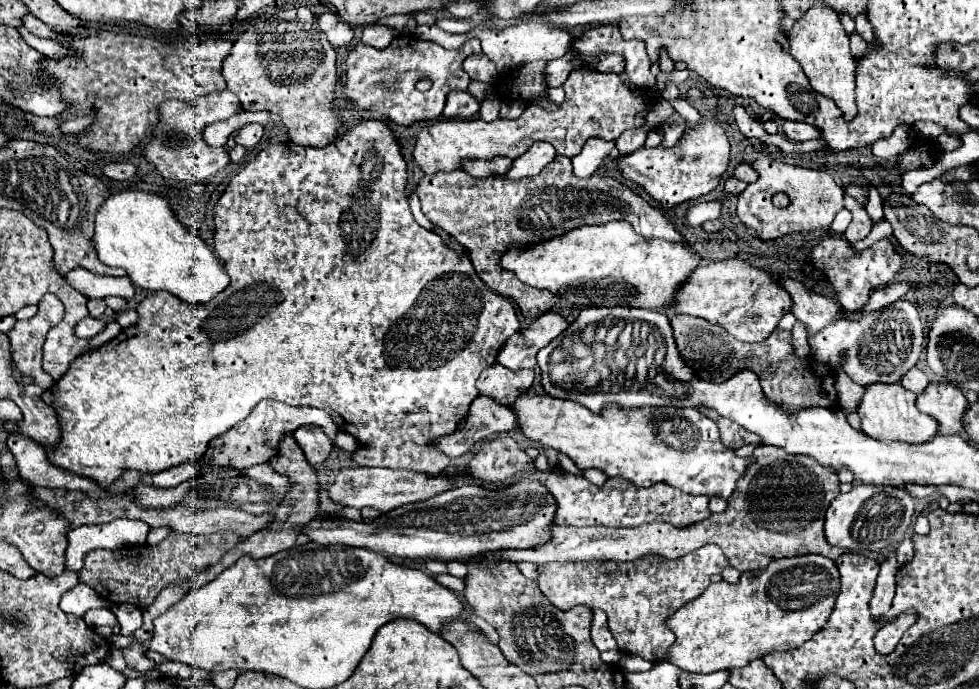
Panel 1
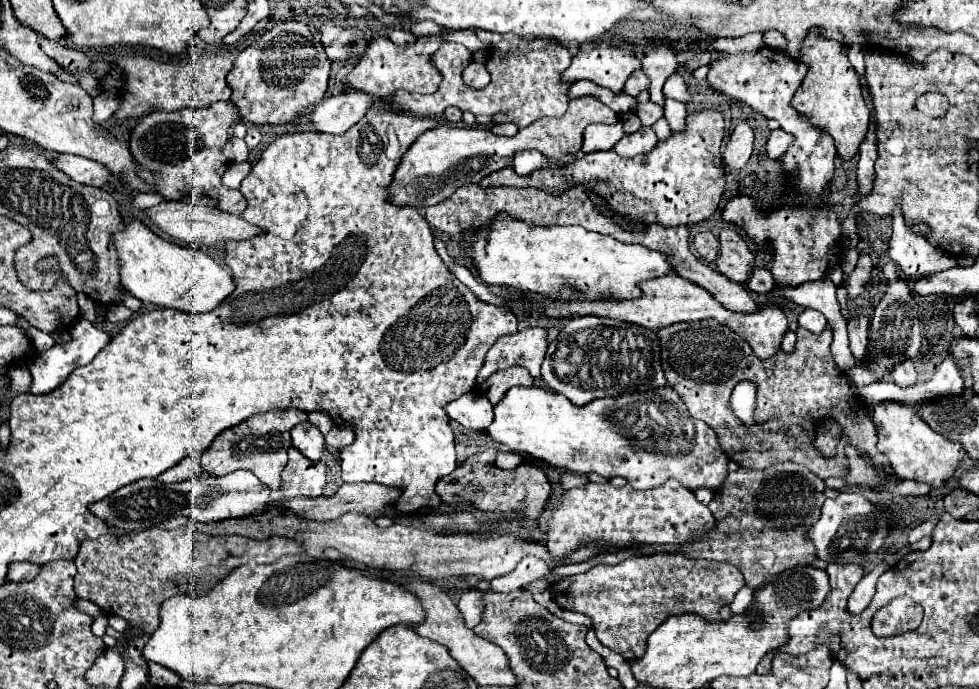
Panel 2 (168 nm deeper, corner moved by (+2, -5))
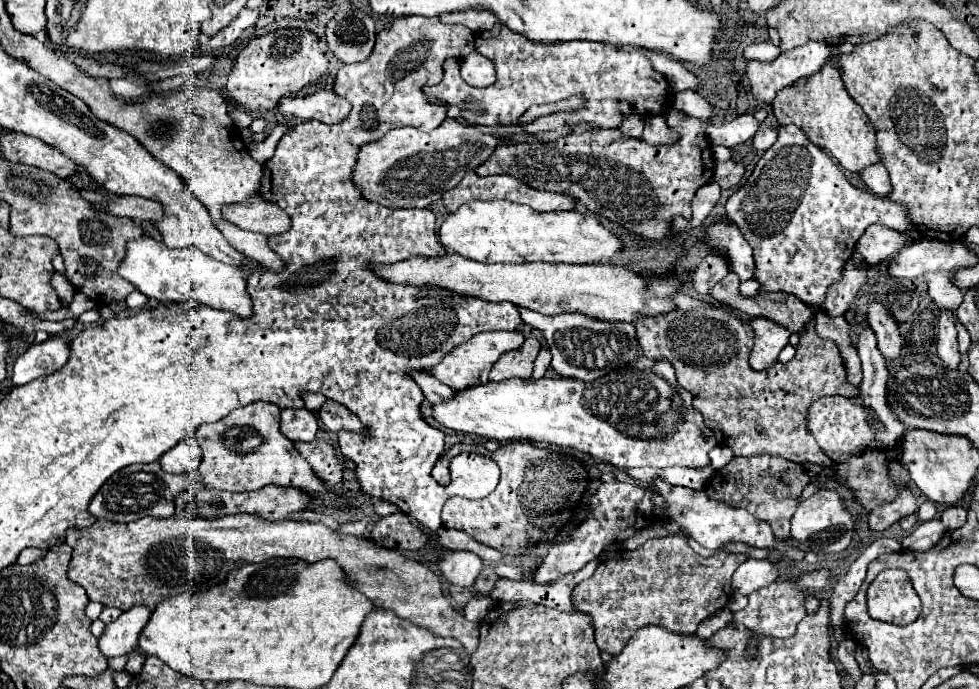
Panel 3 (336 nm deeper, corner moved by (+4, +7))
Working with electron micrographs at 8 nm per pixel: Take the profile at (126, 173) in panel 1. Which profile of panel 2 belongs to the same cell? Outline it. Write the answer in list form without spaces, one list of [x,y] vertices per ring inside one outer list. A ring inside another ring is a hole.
[[[59,155],[59,157],[53,159],[53,165],[81,185],[101,187],[111,177],[109,169],[103,167],[101,163],[91,161],[91,159],[83,159],[83,157],[77,157],[77,155]]]

